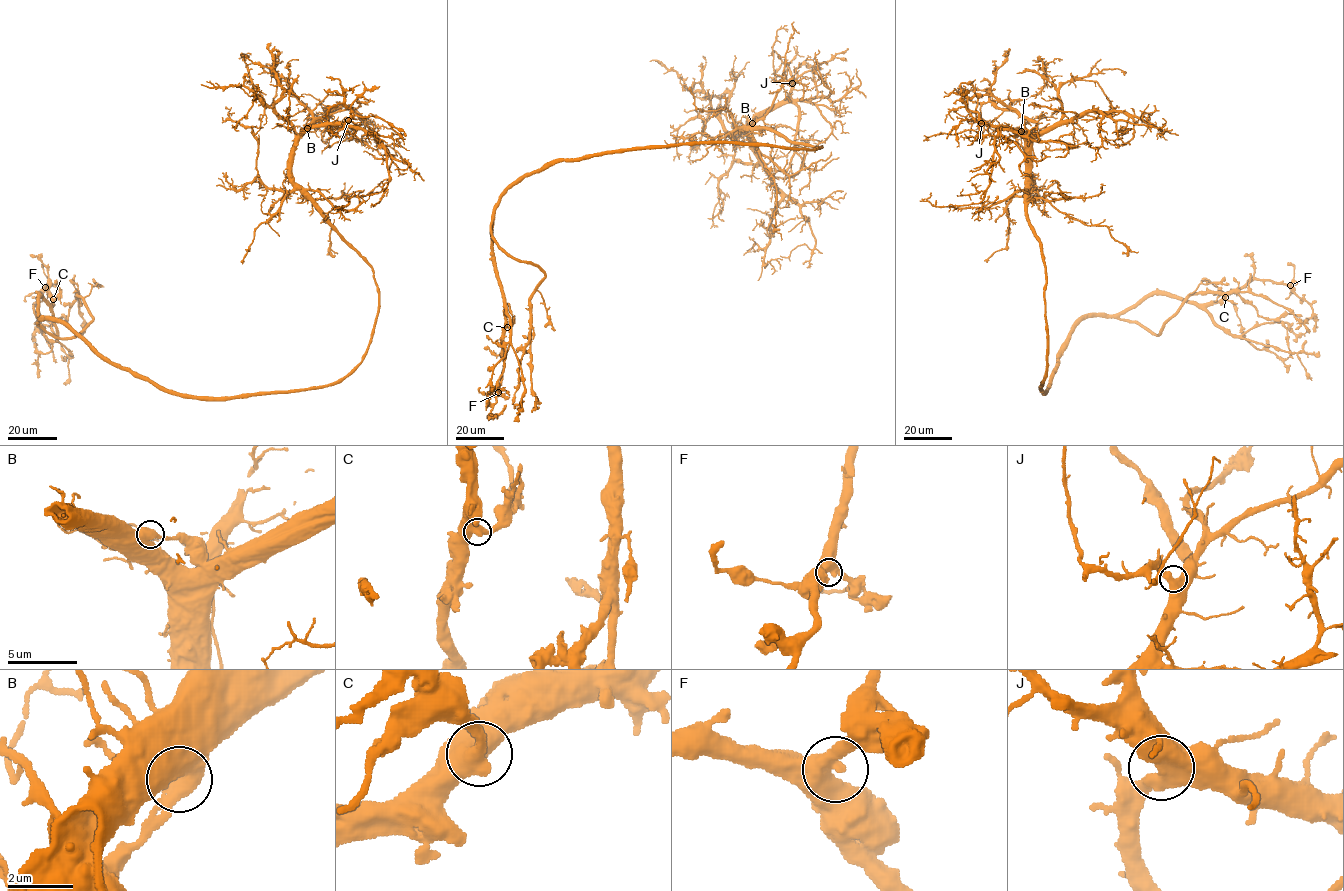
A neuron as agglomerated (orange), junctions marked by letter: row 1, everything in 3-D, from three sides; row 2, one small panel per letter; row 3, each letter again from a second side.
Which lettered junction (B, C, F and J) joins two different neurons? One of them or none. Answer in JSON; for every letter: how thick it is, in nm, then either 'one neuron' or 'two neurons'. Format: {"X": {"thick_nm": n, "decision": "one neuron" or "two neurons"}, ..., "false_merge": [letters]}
{"B": {"thick_nm": 650, "decision": "two neurons"}, "C": {"thick_nm": 600, "decision": "one neuron"}, "F": {"thick_nm": 600, "decision": "one neuron"}, "J": {"thick_nm": 600, "decision": "one neuron"}, "false_merge": ["B"]}

